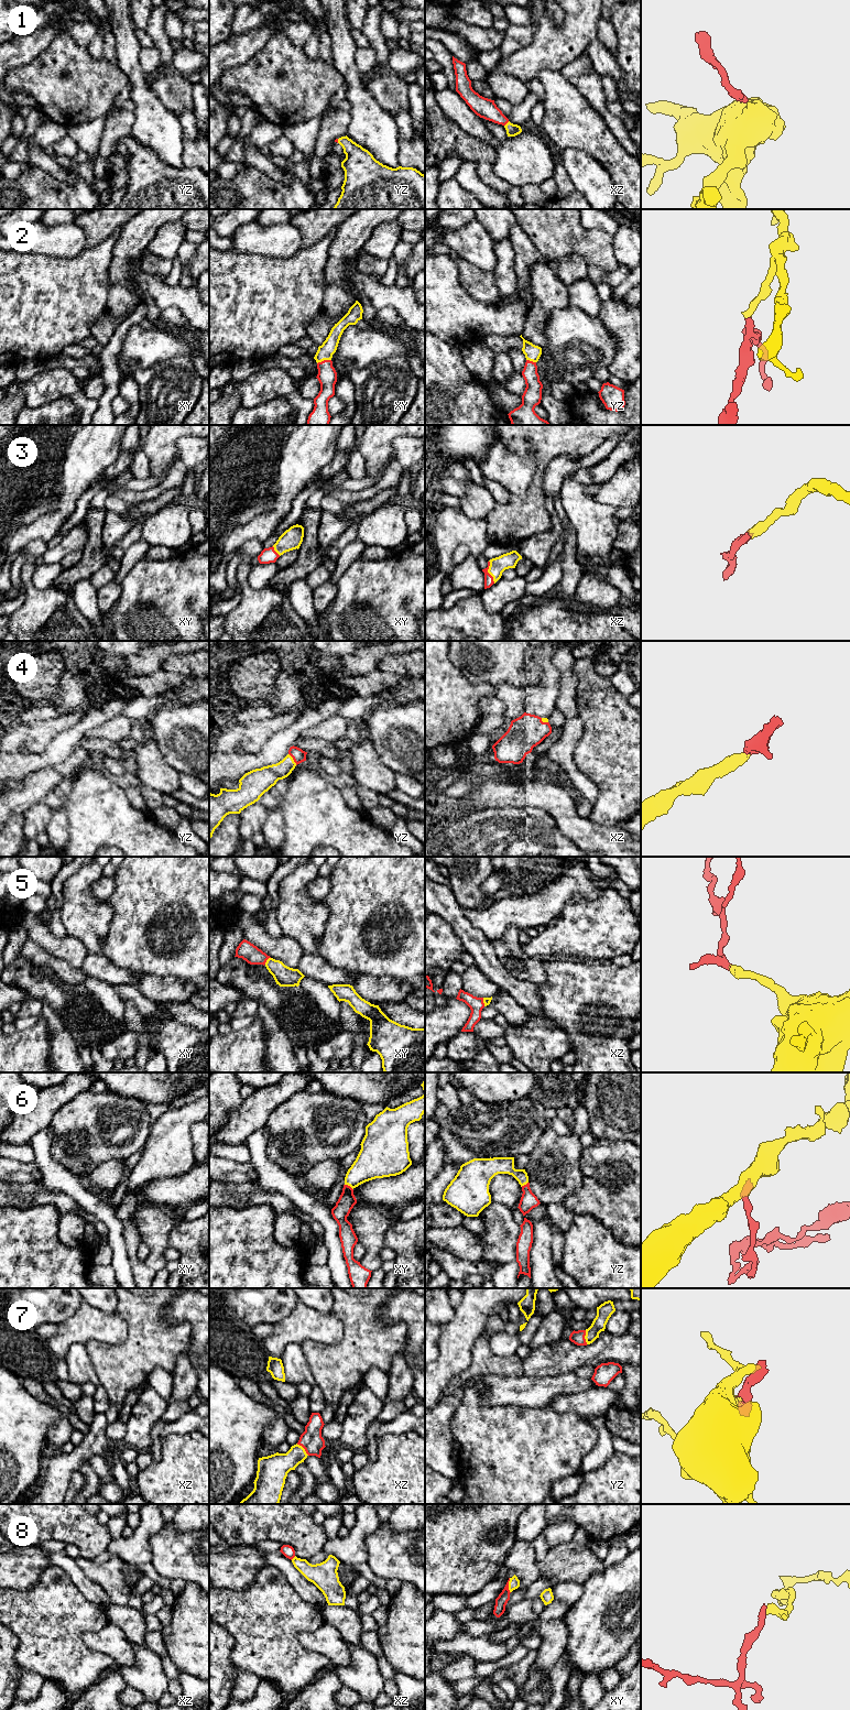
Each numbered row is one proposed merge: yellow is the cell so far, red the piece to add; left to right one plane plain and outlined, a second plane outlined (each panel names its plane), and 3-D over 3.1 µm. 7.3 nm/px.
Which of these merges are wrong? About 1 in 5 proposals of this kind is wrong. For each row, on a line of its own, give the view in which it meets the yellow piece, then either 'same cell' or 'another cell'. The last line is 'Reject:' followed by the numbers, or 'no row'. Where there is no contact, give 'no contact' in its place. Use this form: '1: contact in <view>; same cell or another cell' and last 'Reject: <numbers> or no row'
1: contact in xz; same cell
2: contact in xy; same cell
3: contact in xz; same cell
4: contact in yz; same cell
5: contact in xy; same cell
6: contact in xy; same cell
7: contact in xz; same cell
8: contact in xy; another cell
Reject: 8

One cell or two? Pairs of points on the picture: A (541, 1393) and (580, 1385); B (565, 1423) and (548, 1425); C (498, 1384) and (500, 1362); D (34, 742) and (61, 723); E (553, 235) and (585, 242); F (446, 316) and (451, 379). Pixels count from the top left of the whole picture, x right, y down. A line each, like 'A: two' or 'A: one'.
A: one
B: one
C: two
D: one
E: one
F: two

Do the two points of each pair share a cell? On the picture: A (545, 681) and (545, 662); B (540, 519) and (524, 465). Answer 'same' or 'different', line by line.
A: same
B: different

